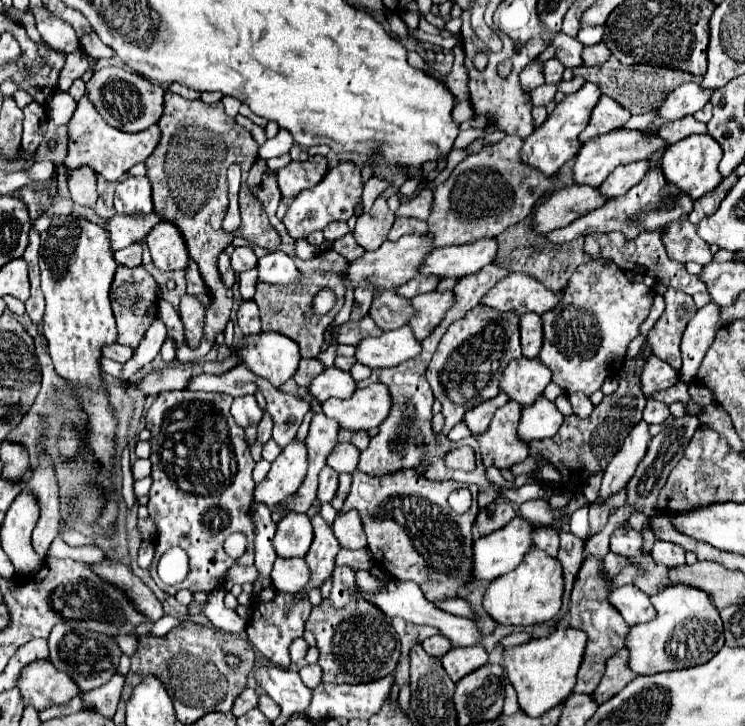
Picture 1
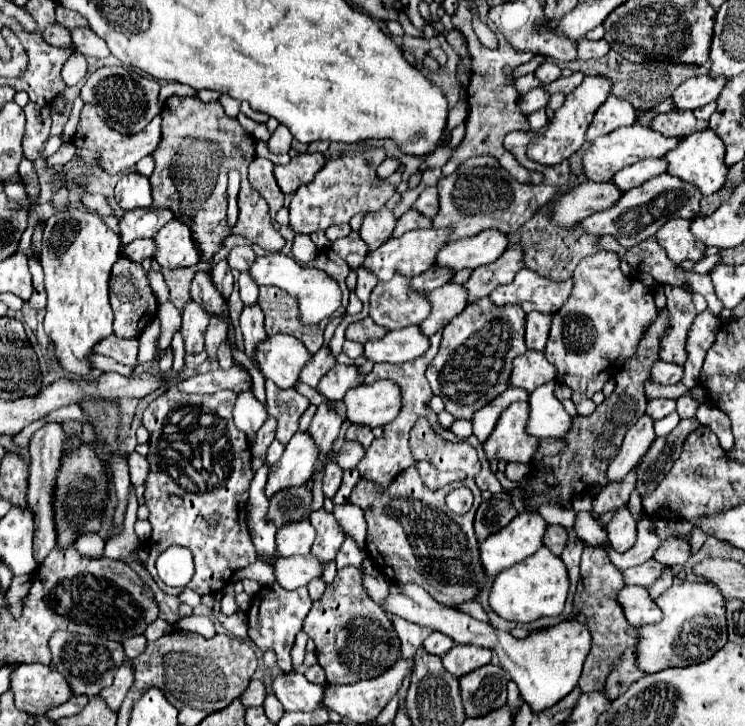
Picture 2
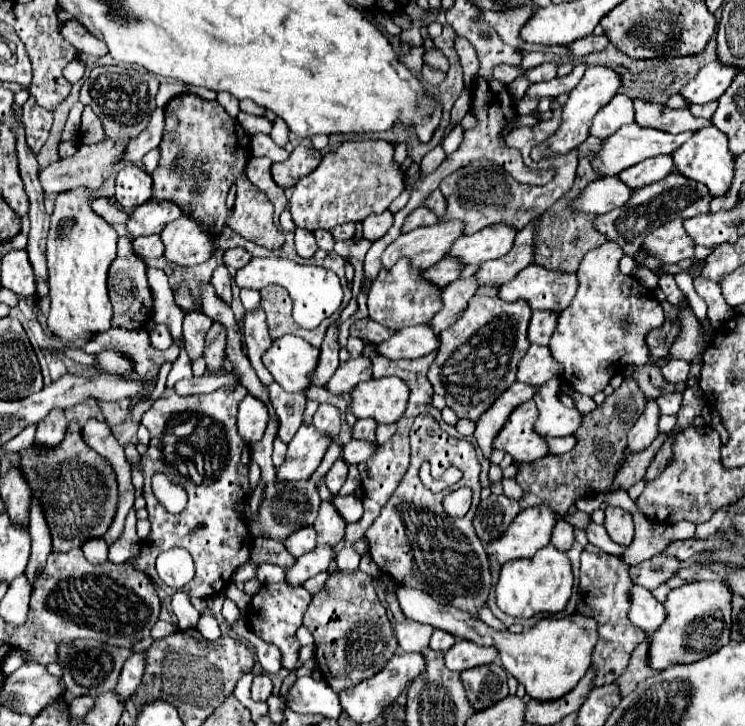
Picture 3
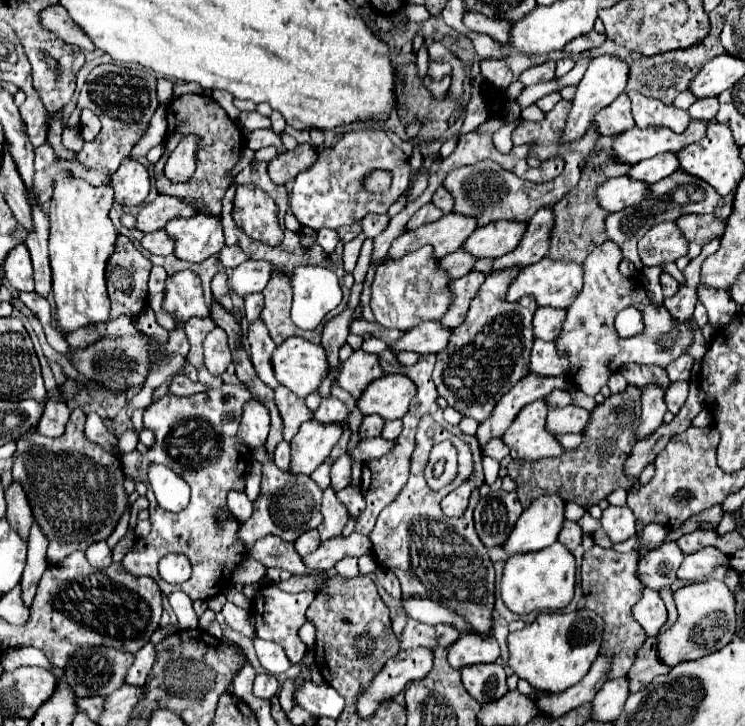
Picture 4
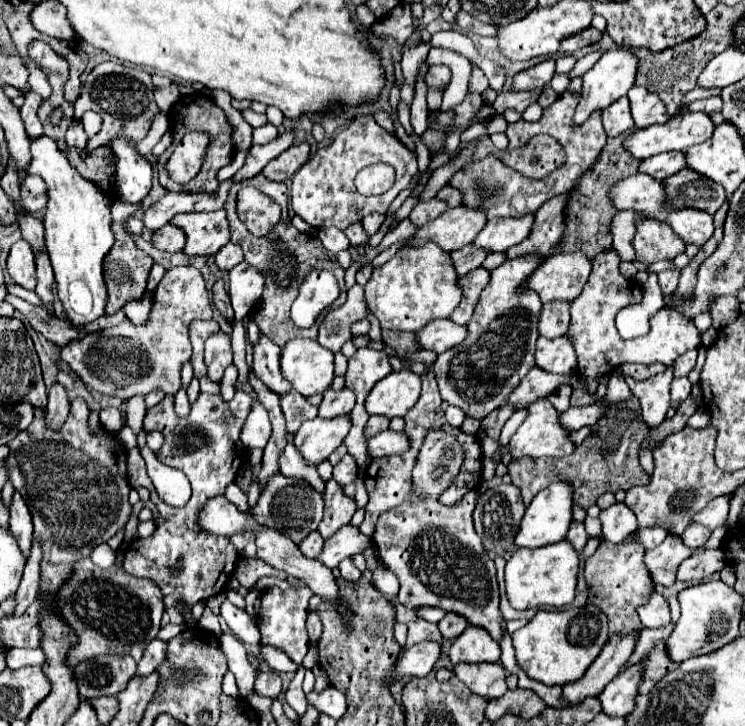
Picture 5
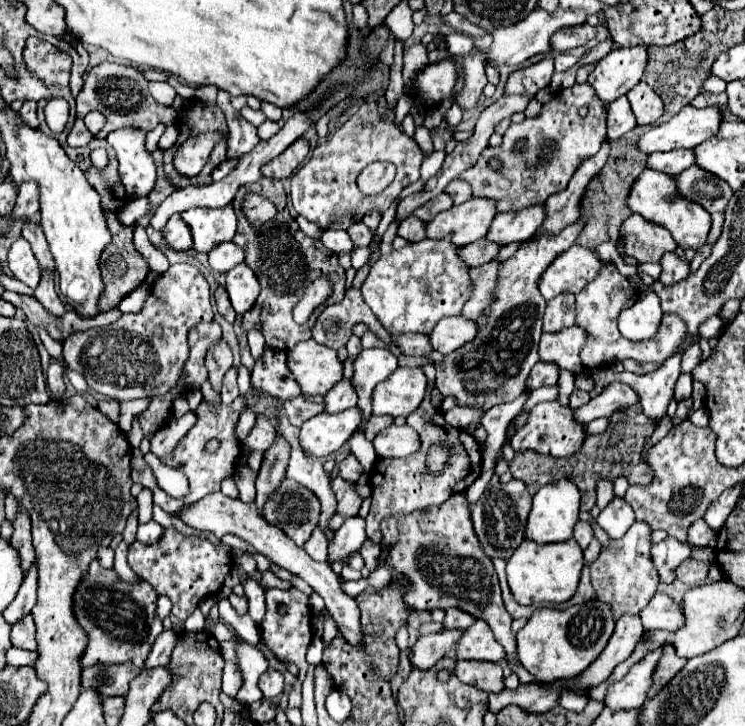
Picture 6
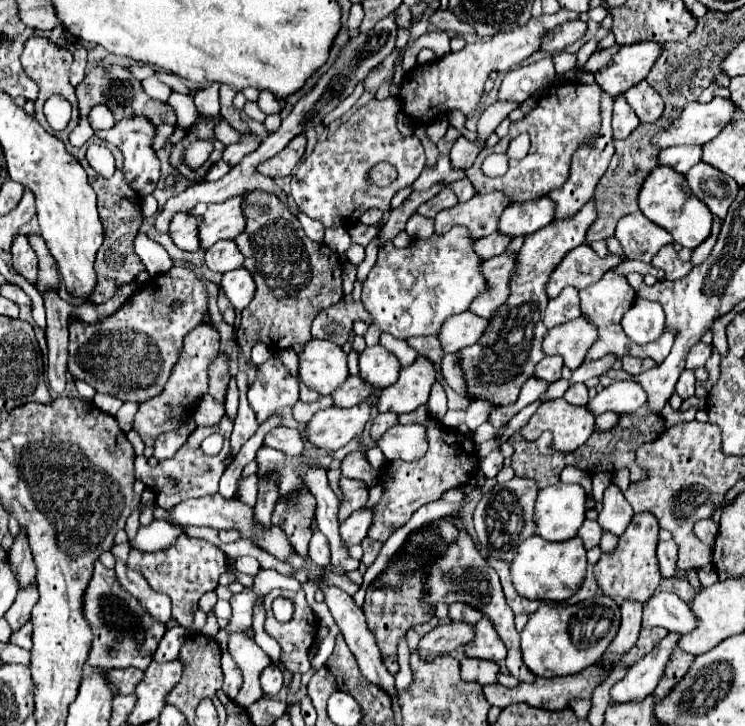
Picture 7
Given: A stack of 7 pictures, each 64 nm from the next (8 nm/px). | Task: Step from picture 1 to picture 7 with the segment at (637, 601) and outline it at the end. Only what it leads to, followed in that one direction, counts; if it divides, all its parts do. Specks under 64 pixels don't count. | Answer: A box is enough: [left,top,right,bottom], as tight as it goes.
[642,592,694,634]

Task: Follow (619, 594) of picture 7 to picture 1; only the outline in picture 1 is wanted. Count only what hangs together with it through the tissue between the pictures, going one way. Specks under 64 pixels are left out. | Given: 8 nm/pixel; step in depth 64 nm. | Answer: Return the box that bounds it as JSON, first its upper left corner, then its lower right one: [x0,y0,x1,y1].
[568,558,630,694]

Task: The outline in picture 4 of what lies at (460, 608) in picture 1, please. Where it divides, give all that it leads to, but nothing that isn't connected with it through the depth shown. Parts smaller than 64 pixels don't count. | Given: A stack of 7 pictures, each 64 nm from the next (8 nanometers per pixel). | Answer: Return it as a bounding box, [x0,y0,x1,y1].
[493,621,509,664]

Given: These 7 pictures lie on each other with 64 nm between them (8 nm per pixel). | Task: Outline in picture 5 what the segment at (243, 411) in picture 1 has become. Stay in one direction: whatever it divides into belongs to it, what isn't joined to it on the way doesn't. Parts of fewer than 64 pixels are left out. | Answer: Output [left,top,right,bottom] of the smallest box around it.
[240,402,272,450]

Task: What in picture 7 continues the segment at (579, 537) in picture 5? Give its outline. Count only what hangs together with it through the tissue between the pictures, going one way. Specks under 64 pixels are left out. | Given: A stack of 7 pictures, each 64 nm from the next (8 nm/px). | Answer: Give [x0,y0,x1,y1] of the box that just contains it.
[578,520,602,550]

